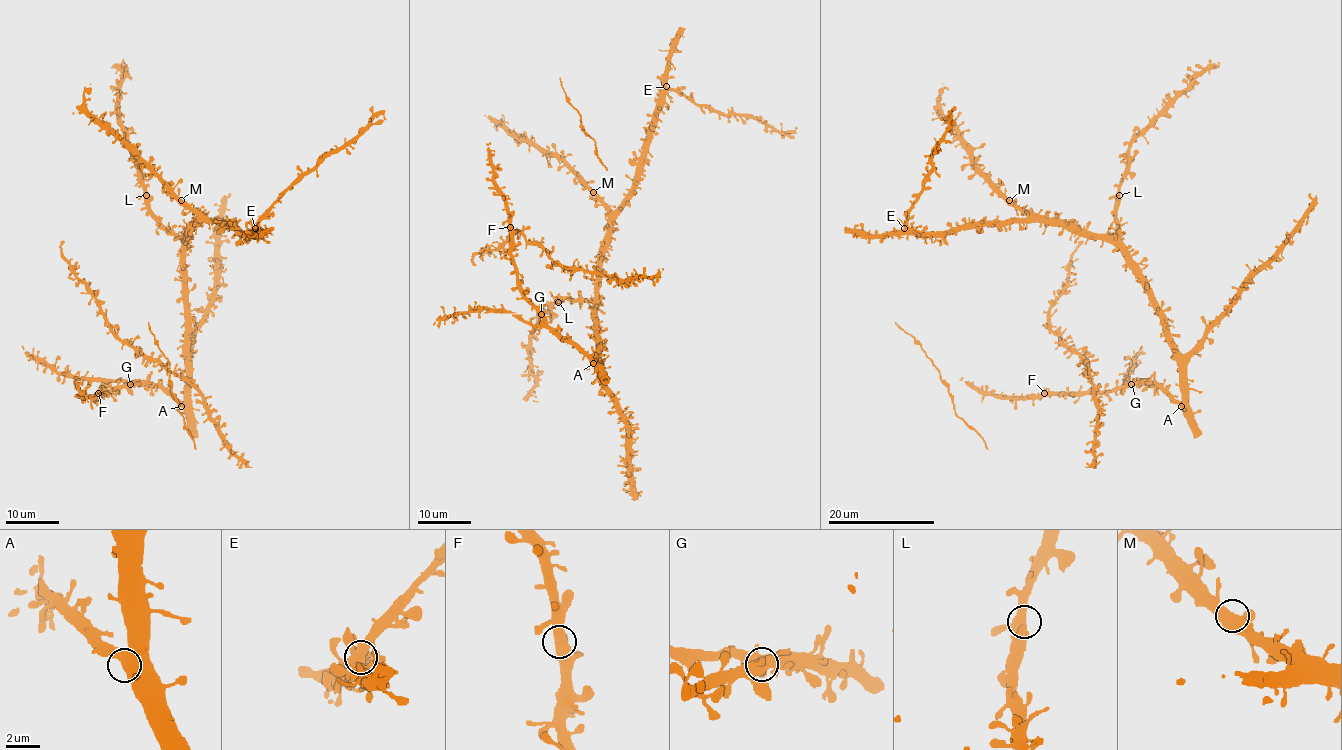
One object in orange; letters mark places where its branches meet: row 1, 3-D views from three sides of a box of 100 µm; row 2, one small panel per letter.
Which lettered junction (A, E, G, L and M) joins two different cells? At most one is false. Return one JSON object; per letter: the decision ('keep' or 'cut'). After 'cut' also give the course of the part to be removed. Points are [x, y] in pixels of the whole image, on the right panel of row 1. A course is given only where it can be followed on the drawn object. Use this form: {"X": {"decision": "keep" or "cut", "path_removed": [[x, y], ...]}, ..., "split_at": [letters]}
{"A": {"decision": "keep"}, "E": {"decision": "keep"}, "G": {"decision": "keep"}, "L": {"decision": "keep"}, "M": {"decision": "keep"}, "split_at": []}

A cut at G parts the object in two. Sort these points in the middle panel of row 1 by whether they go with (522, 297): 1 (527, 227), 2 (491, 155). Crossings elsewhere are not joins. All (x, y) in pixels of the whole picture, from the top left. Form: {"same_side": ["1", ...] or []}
{"same_side": ["2"]}

